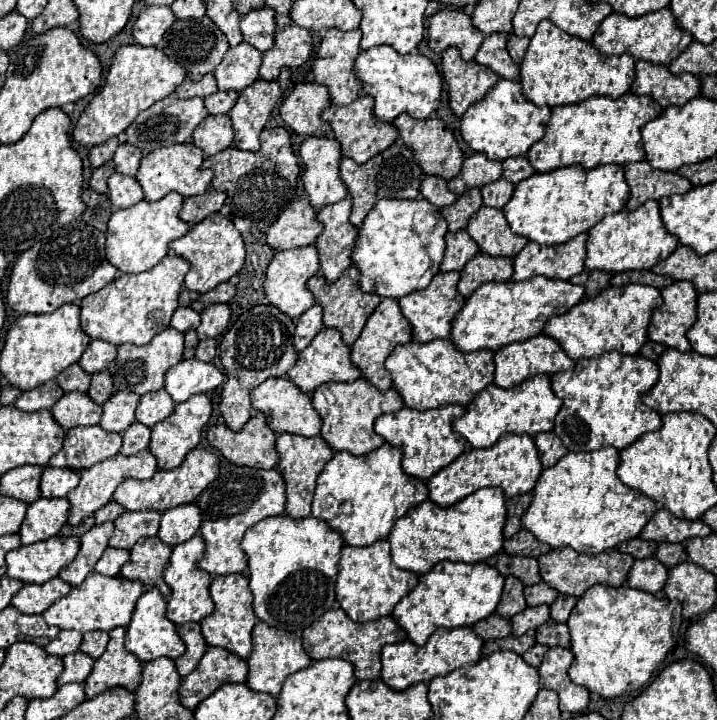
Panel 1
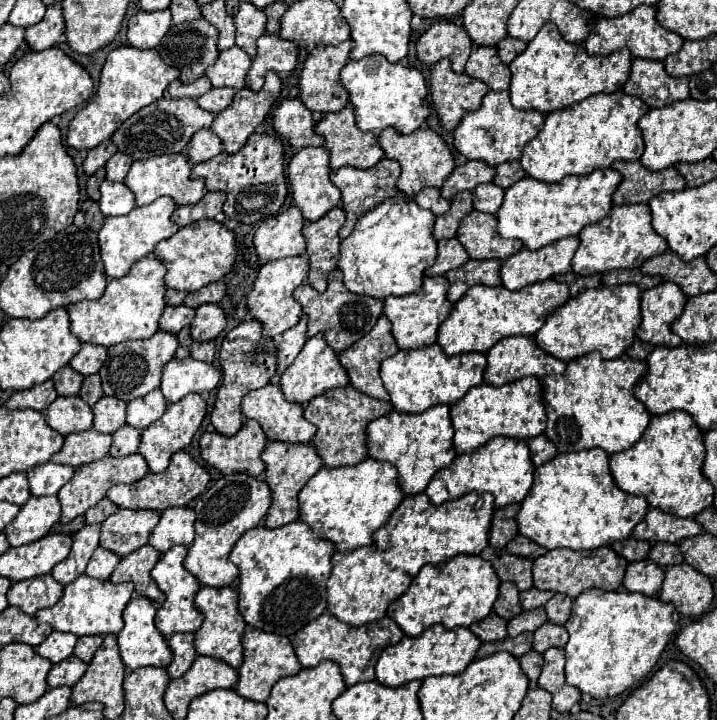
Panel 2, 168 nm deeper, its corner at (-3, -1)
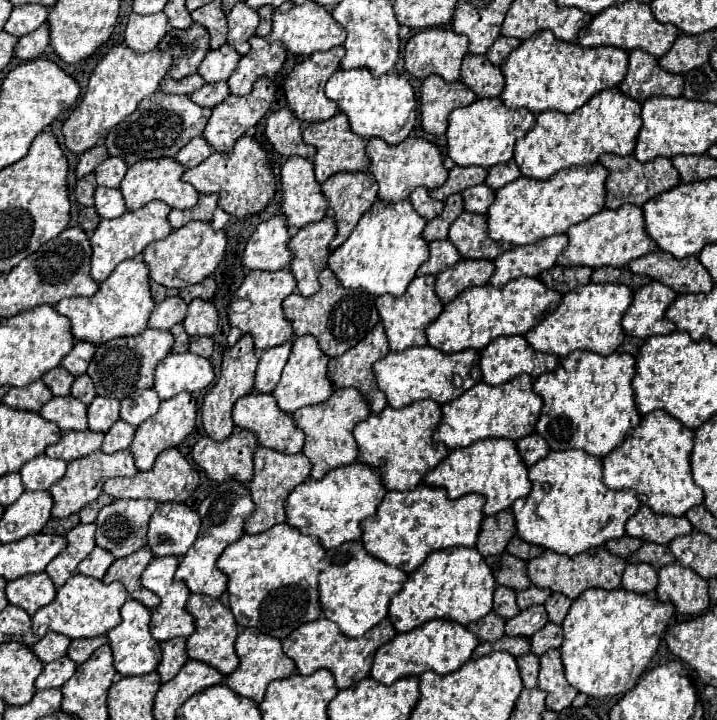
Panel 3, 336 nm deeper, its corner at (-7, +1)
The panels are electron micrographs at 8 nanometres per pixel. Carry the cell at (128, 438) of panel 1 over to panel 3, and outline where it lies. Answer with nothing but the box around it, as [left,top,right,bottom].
[101,420,135,454]

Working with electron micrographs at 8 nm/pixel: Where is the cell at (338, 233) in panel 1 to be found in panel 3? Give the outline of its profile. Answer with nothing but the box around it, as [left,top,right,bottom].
[287,216,335,296]

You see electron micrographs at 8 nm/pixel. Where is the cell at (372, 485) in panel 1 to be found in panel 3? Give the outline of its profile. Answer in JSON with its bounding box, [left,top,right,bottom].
[285,462,387,548]

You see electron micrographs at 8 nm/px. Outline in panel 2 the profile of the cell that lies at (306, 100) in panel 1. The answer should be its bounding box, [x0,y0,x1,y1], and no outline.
[273,98,323,148]

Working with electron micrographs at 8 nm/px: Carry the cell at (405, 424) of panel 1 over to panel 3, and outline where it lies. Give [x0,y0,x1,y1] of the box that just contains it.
[353,400,449,490]

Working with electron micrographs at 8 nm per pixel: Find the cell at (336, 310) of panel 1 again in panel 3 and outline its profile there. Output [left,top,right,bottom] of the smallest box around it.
[283,268,379,358]

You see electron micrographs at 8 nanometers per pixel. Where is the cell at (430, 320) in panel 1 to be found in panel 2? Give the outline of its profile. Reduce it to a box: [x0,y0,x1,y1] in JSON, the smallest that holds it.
[385,276,453,350]

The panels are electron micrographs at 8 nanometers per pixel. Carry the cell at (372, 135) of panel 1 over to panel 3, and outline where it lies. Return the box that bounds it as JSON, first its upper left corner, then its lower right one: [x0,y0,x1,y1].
[303,112,367,184]

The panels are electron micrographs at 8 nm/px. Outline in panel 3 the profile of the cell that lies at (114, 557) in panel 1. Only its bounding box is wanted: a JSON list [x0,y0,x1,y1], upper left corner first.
[77,548,115,580]

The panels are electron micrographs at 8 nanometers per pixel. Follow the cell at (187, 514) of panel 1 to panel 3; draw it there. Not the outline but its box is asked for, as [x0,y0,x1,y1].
[147,504,201,556]

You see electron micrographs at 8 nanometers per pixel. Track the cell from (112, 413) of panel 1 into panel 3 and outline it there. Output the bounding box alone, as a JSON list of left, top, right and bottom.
[87,396,119,432]

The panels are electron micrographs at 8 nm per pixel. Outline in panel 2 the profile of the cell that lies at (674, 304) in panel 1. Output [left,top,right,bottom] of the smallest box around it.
[637,282,687,346]

